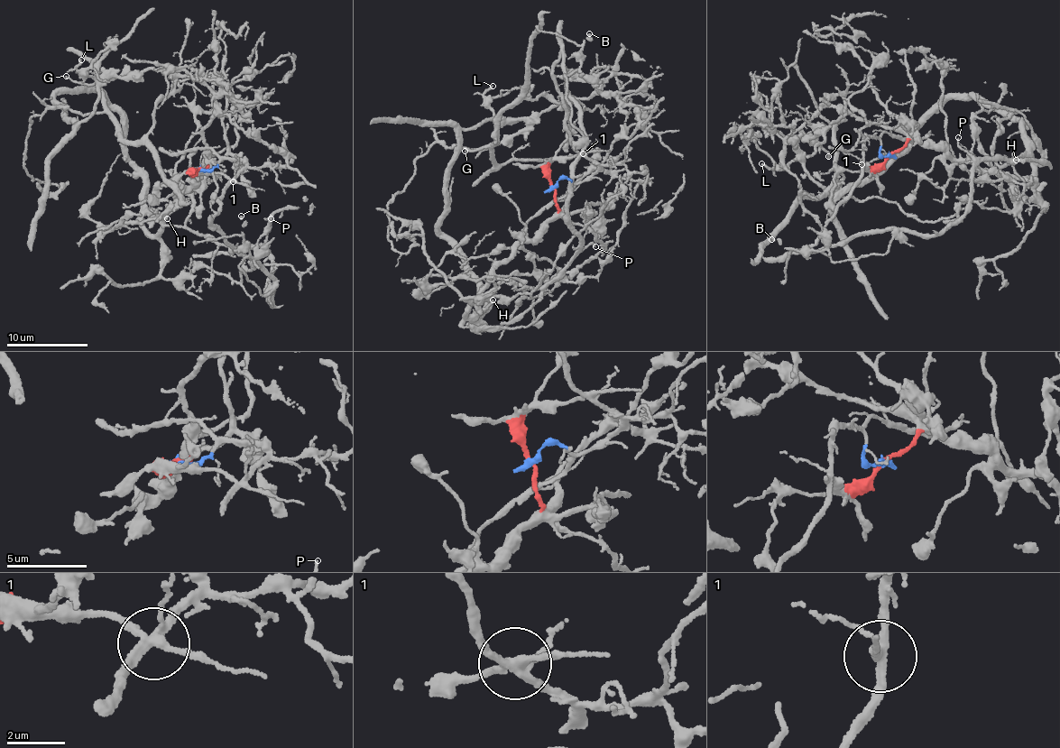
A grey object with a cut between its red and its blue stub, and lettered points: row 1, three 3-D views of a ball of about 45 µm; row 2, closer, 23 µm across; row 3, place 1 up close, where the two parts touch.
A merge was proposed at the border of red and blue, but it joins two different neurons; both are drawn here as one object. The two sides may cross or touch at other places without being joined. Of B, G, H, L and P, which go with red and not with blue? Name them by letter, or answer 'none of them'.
G, H, L

